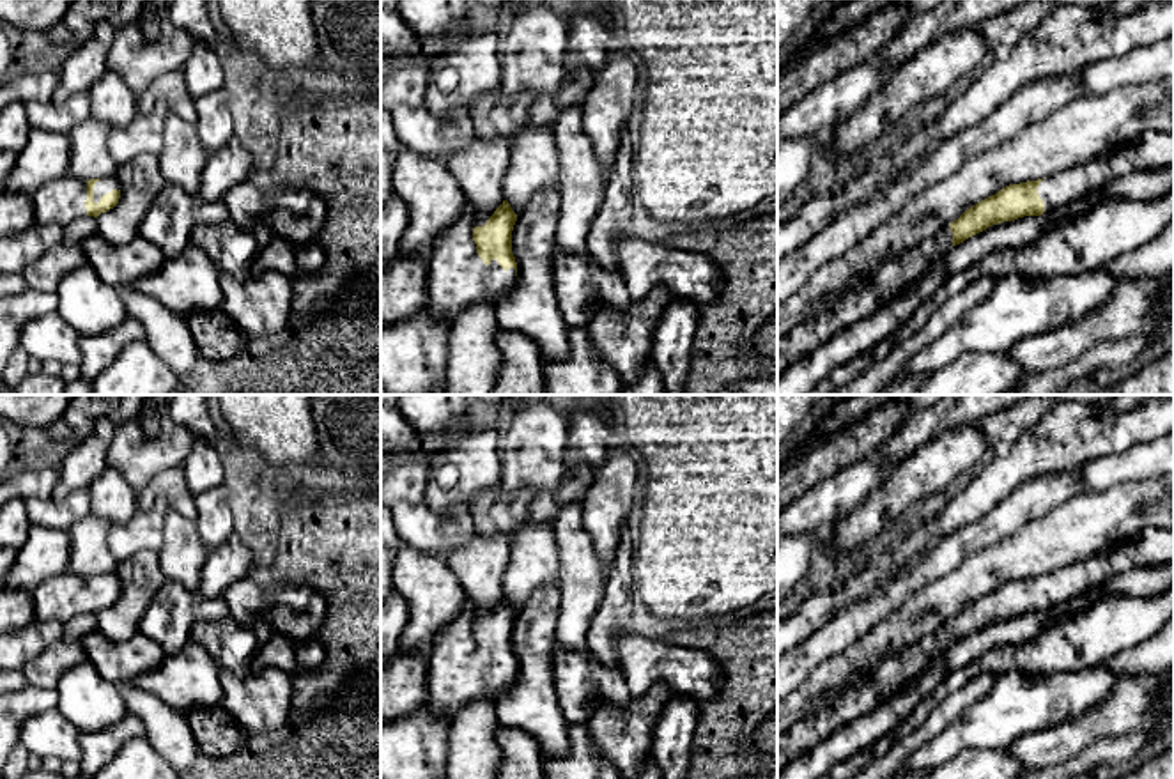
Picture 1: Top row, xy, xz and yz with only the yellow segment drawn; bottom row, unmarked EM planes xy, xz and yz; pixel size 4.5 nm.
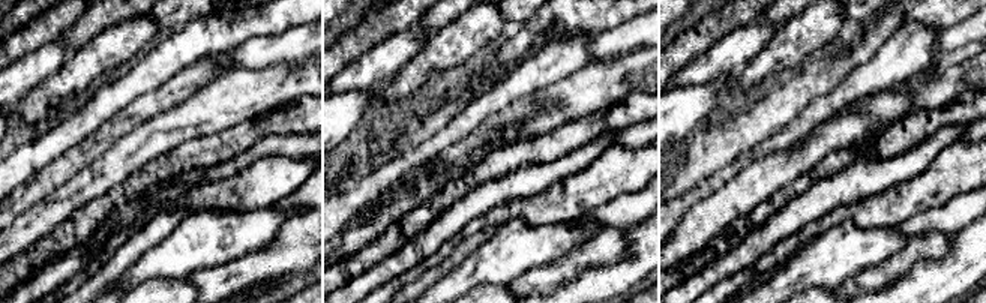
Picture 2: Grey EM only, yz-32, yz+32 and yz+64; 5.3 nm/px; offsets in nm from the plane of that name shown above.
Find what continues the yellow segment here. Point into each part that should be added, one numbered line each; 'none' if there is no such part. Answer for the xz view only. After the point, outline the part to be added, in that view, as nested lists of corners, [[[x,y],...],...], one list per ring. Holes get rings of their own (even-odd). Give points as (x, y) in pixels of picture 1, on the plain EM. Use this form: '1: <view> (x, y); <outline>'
1: xz (457, 675); [[[466,600],[460,614],[434,639],[429,655],[429,705],[448,722],[475,699],[492,699],[512,687],[515,666],[505,667],[498,657],[489,662],[476,650],[473,625],[476,609]]]

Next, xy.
1: xy (103, 583); [[[115,572],[97,577],[94,582],[94,598],[97,600],[101,593],[110,590],[112,586],[120,586],[120,581]]]

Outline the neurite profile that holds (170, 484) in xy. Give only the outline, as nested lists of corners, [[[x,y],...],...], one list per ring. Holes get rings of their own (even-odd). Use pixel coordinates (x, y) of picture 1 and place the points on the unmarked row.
[[[172,467],[159,473],[138,494],[138,508],[149,510],[159,496],[163,496],[168,506],[177,510],[182,517],[197,521],[198,510],[195,506],[195,496],[188,489],[182,467]]]

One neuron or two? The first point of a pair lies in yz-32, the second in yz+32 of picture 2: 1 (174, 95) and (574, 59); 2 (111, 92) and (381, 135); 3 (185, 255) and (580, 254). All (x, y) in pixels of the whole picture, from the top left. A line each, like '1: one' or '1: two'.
1: one
2: two
3: two

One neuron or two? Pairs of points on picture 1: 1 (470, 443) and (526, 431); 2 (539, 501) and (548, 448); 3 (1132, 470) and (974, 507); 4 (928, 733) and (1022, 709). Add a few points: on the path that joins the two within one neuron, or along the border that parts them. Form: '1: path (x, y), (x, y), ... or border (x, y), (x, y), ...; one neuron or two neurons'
1: border (500, 432), (502, 478); two neurons
2: border (551, 493), (535, 493), (532, 496); two neurons
3: border (1121, 452), (1095, 457), (1081, 466); two neurons
4: border (974, 703), (911, 756); two neurons

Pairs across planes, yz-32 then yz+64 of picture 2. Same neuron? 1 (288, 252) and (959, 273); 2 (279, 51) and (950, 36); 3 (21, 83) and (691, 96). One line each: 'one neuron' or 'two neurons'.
1: two neurons
2: one neuron
3: two neurons

